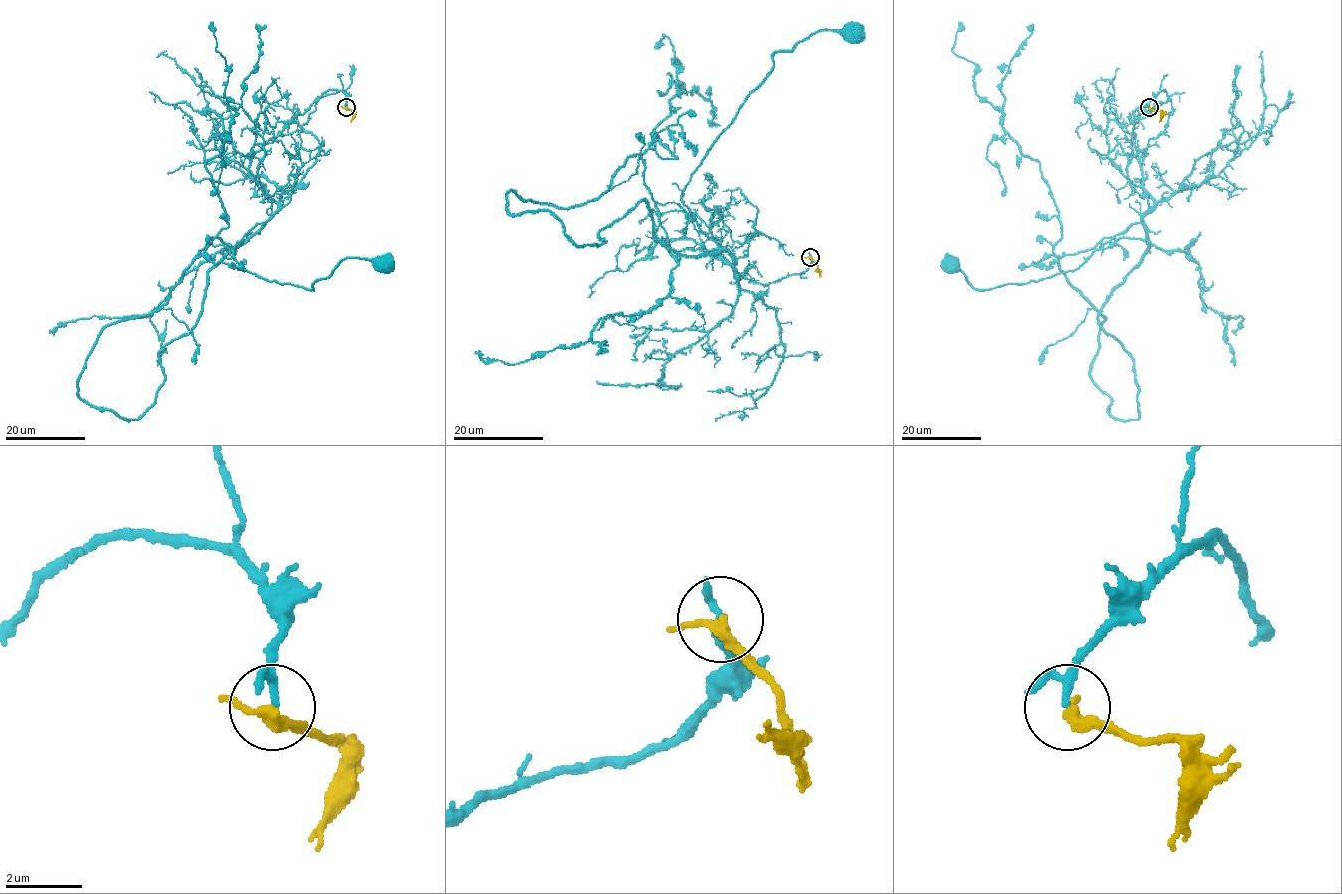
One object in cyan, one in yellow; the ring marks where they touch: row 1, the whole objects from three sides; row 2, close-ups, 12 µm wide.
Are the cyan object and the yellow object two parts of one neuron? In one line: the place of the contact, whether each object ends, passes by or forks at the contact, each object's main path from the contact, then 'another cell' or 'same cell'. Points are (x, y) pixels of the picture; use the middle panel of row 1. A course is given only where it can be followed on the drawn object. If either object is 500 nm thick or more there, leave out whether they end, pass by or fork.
at (810, 257); cyan passes by; yellow passes by; cyan runs (810, 256), (773, 282), (742, 278), (701, 249), (733, 261), (682, 190), (775, 53), (853, 30); yellow runs (810, 256), (819, 270), (816, 269); same cell

